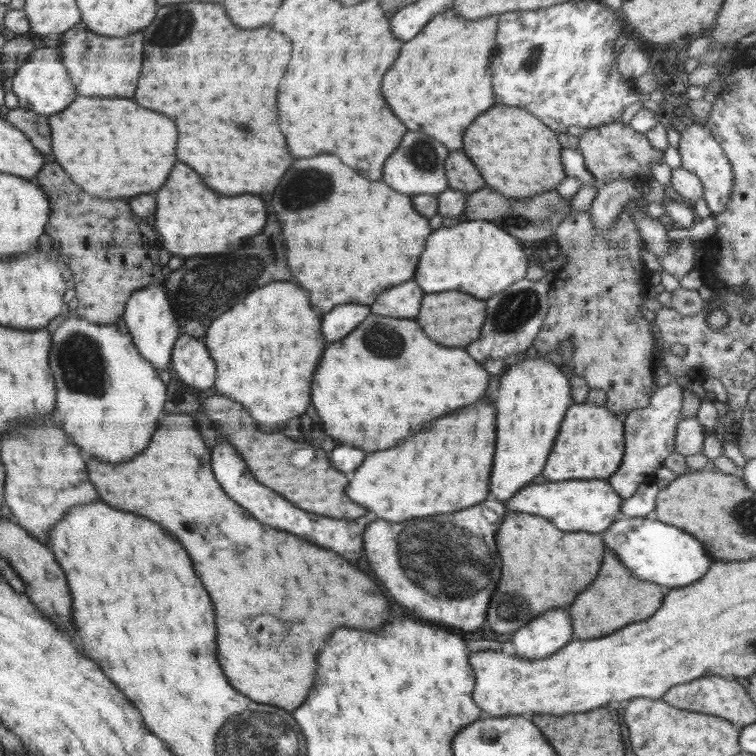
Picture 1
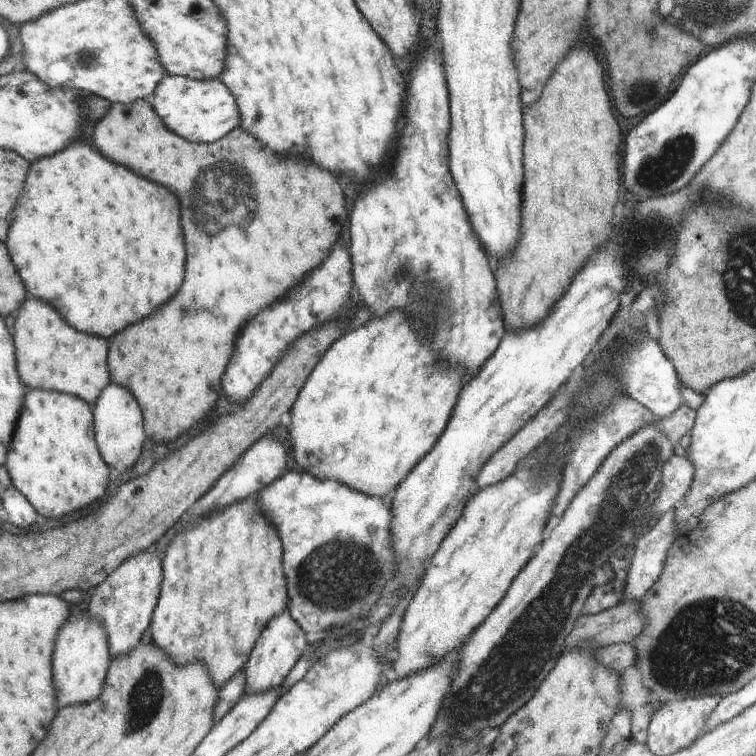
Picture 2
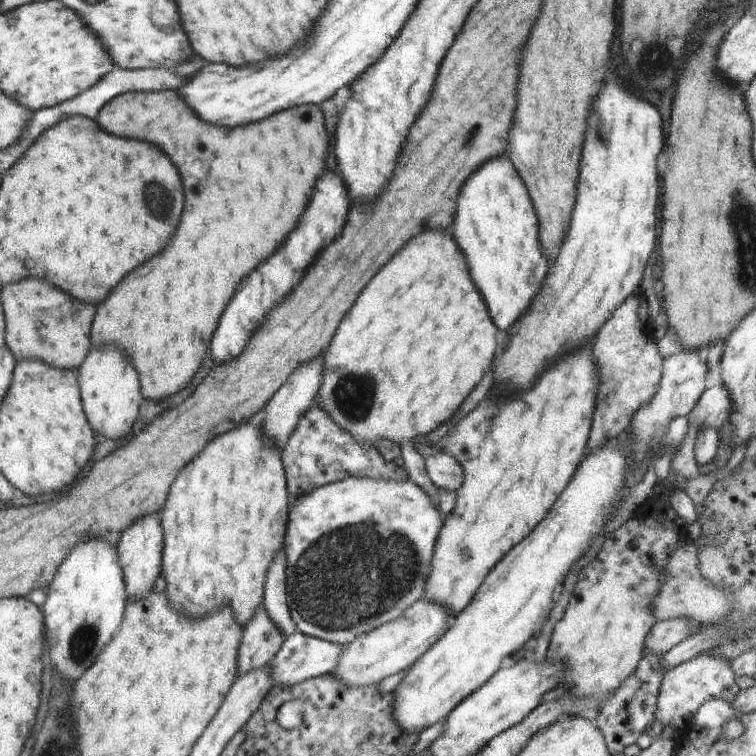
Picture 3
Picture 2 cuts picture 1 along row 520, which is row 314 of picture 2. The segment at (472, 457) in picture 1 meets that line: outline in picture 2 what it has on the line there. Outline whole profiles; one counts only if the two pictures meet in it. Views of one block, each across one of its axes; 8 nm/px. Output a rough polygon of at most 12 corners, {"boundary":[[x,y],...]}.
{"boundary":[[398,310],[344,332],[286,427],[294,466],[390,505],[461,369]]}

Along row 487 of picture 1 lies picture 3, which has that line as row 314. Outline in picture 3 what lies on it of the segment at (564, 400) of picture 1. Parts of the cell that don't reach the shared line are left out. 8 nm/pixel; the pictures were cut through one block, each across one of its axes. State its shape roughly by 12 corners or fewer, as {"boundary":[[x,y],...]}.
{"boundary":[[508,158],[462,188],[453,237],[507,332],[548,276]]}

